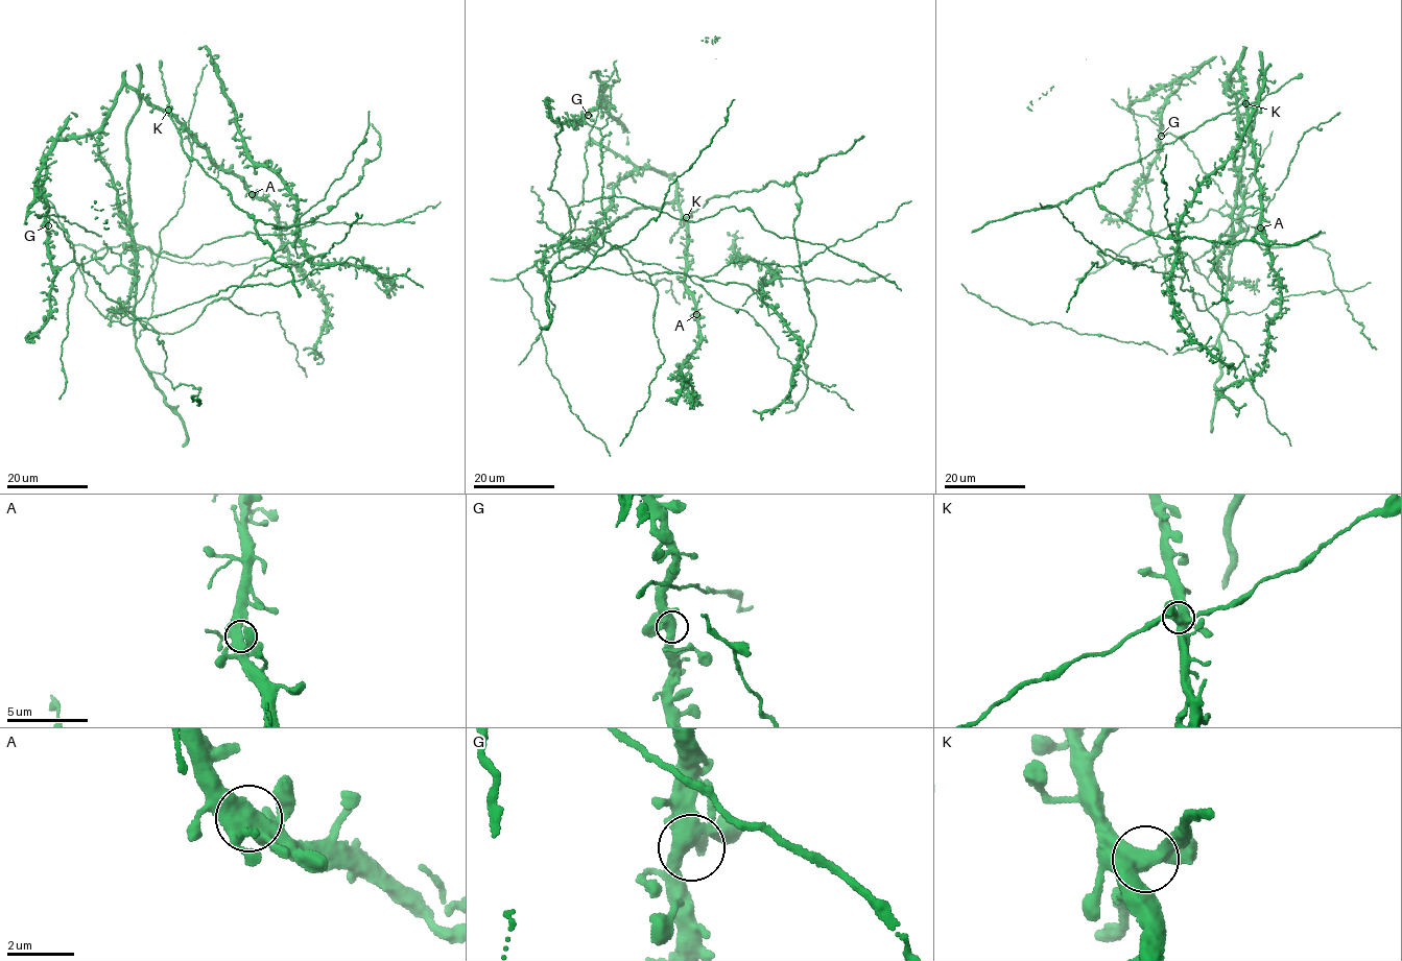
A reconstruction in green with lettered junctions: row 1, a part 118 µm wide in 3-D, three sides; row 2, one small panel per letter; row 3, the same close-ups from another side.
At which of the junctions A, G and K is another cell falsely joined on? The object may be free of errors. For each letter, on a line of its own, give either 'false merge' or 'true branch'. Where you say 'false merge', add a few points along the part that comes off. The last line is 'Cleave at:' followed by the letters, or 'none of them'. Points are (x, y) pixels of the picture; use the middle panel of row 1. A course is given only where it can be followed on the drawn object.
A: true branch
G: true branch
K: false merge; course (687, 217), (709, 198), (793, 185), (814, 335), (808, 387), (786, 412)
Cleave at: K

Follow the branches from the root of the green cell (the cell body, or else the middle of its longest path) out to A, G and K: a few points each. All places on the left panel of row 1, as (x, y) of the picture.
A: (112, 182), (99, 154), (99, 130), (116, 93), (125, 86), (175, 118), (211, 163), (241, 178), (252, 194)
G: (112, 182), (136, 263), (136, 350), (162, 374), (158, 334), (107, 297), (84, 265), (52, 265), (48, 225)
K: (112, 182), (112, 174), (99, 154), (99, 130), (116, 93), (127, 87), (168, 110)

